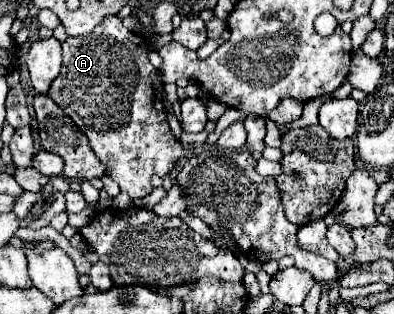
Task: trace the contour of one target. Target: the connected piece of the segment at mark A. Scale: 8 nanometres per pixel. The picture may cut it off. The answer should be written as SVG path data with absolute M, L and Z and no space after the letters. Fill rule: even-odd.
M107 16L97 28L93 28L91 34L75 38L69 36L63 42L63 68L49 88L51 100L63 108L63 112L89 138L89 146L107 168L107 176L111 176L121 186L121 192L129 194L133 200L151 194L151 176L165 176L173 168L173 162L183 156L181 144L175 140L167 124L167 112L163 106L163 82L147 58L149 52L151 46L141 34L127 30L121 18Z

